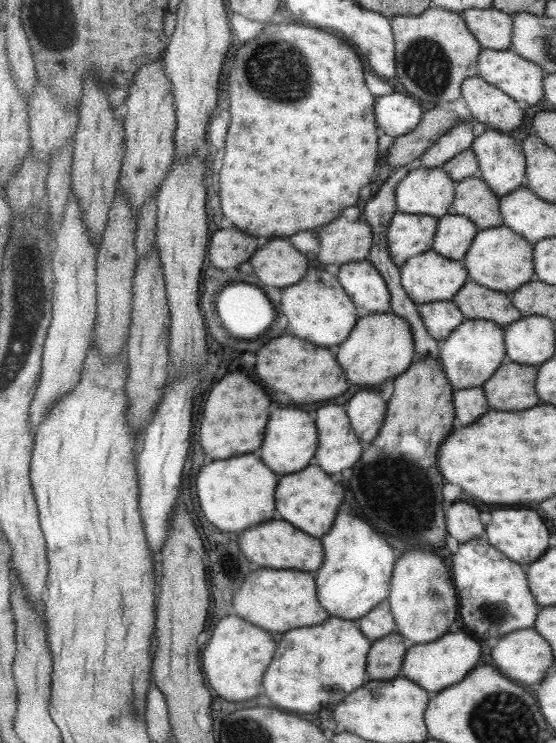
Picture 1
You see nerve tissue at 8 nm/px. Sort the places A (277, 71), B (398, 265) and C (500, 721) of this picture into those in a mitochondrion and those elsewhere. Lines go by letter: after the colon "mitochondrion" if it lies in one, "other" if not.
A: mitochondrion
B: other
C: mitochondrion

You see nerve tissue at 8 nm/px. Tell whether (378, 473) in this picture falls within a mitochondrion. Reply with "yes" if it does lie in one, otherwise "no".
yes

